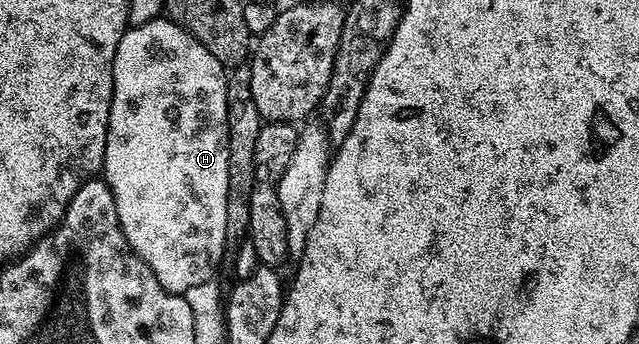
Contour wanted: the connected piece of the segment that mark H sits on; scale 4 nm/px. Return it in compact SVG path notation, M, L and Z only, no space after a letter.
M169 18L149 20L143 24L127 27L126 33L116 46L114 59L114 89L110 121L106 127L106 153L102 163L102 172L106 185L116 198L116 214L124 230L126 247L137 254L156 274L164 290L185 294L189 287L214 280L214 271L222 260L222 251L228 245L226 223L228 222L228 94L226 93L227 69L192 38L192 34L181 28Z

